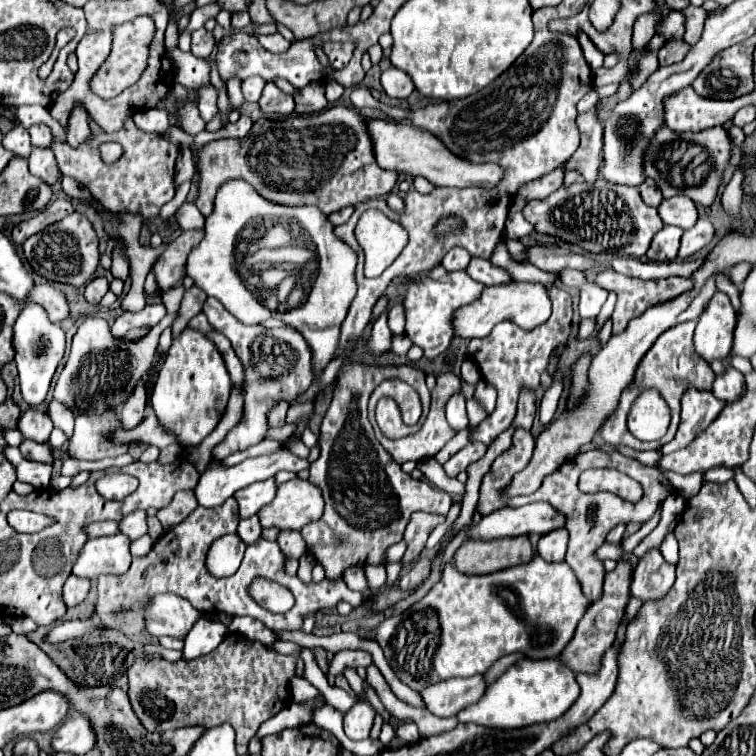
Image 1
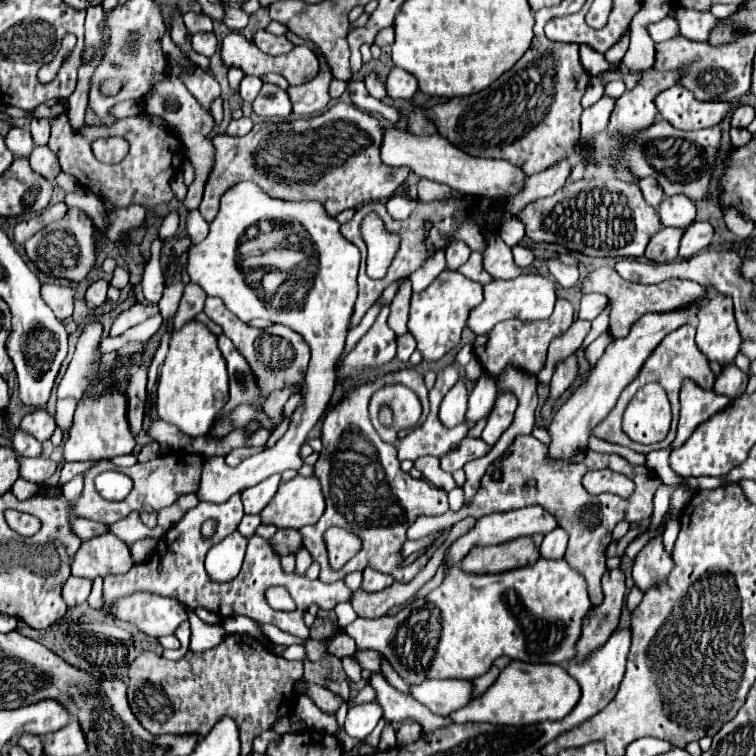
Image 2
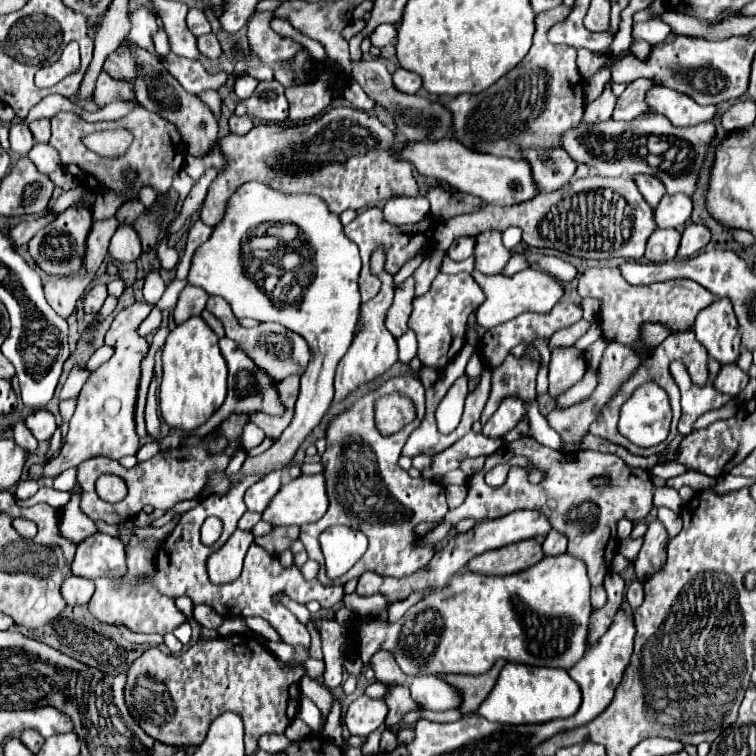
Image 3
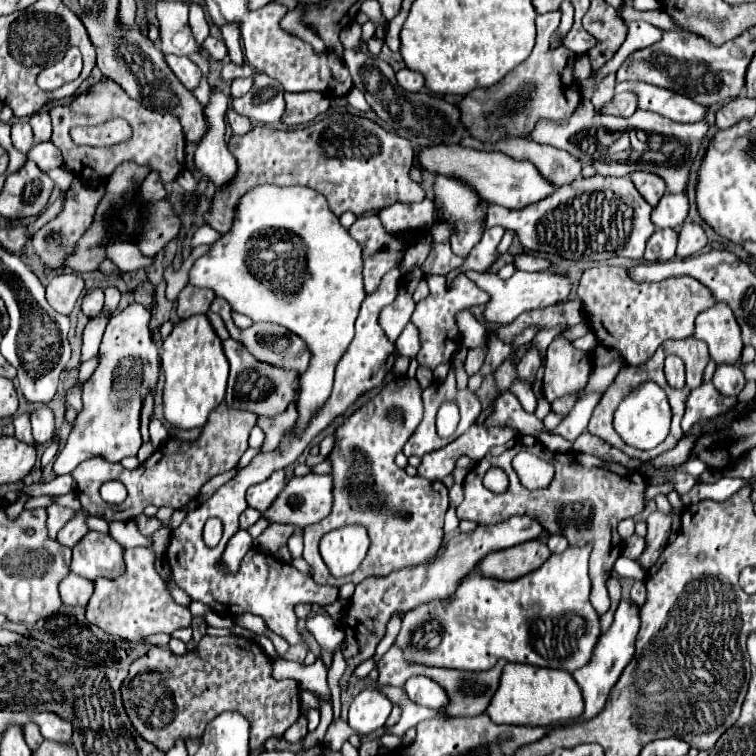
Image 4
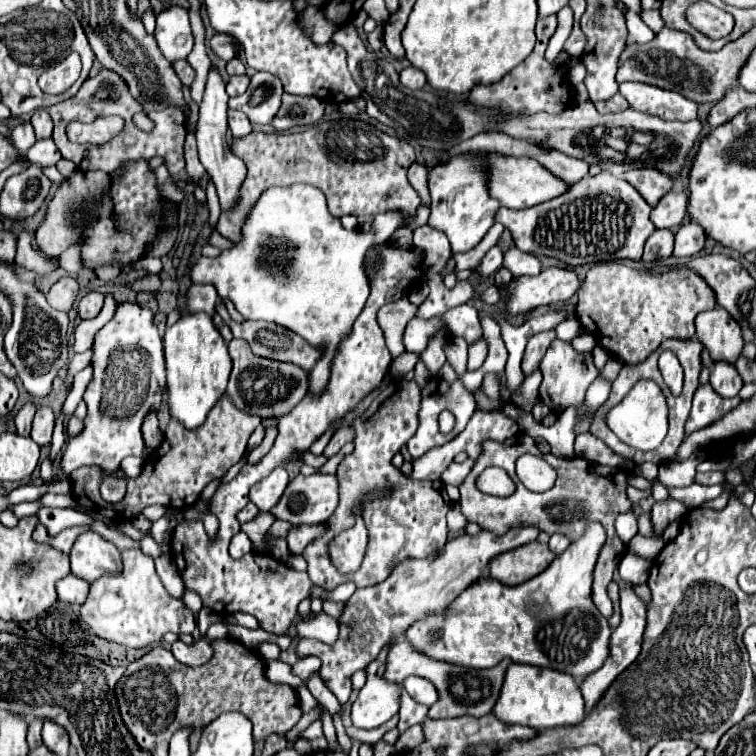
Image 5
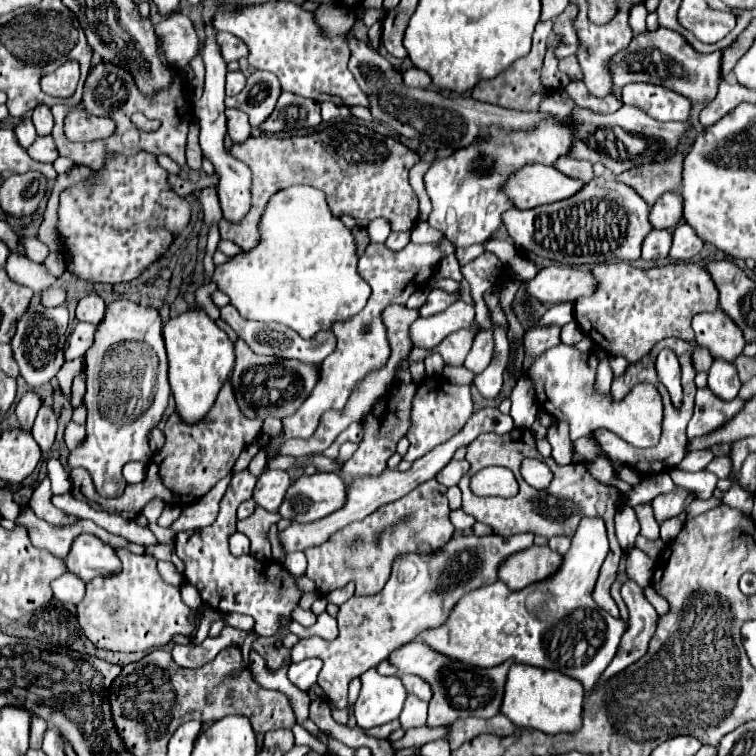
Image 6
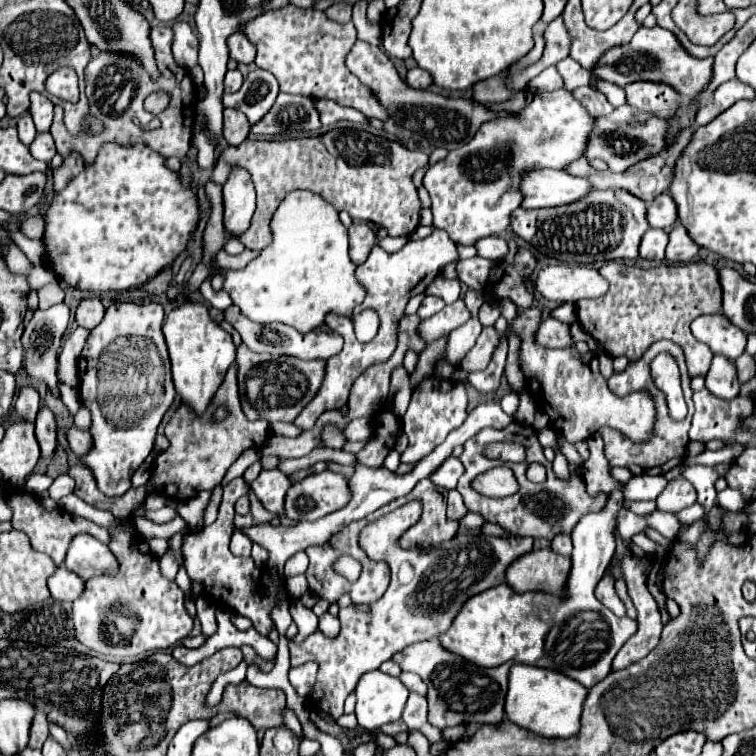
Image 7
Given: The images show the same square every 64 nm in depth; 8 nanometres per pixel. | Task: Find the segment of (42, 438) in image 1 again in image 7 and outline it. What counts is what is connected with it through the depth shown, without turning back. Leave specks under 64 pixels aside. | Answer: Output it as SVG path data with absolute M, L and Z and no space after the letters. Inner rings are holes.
M44 408L36 416L36 438L42 458L52 458L56 450L56 420L50 408Z

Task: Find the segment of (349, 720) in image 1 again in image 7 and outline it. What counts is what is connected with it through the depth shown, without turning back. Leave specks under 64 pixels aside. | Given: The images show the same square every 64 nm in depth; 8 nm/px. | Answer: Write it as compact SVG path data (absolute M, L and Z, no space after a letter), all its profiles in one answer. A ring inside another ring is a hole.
M380 670L368 672L356 686L356 718L366 730L376 730L402 716L408 690L400 678L388 676Z

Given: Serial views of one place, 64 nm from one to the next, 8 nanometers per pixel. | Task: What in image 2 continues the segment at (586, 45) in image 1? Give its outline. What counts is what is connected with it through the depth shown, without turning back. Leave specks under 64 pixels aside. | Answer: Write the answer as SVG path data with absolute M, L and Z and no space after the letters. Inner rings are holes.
M580 46L580 64L590 76L598 76L602 72L614 72L622 66L622 62L608 62L604 54L590 50L590 46Z

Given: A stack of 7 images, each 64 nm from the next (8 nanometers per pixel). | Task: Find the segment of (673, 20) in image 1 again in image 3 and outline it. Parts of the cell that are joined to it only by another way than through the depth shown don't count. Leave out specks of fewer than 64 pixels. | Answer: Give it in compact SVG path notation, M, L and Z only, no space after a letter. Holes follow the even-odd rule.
M646 20L646 22L636 22L632 26L632 38L634 40L644 40L650 46L662 42L670 34L670 26L660 22L660 20Z

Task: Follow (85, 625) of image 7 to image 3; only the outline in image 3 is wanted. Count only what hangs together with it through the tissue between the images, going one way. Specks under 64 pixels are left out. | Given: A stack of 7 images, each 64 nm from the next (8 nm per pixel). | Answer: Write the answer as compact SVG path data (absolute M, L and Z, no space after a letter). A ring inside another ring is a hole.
M136 542L126 552L128 572L122 580L108 580L108 578L96 578L96 592L92 600L88 602L90 614L104 624L112 626L124 626L130 632L142 632L142 634L168 634L180 624L186 622L186 616L182 610L176 608L174 598L162 596L152 586L152 568L156 566L156 552L144 546L142 542Z

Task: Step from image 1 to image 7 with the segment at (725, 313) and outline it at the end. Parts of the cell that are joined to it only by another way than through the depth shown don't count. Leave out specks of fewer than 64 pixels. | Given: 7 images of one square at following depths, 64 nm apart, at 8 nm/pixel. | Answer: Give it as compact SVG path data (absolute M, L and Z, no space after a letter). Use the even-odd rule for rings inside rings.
M722 314L698 316L692 322L692 334L714 354L726 356L730 360L736 360L746 348L746 334Z

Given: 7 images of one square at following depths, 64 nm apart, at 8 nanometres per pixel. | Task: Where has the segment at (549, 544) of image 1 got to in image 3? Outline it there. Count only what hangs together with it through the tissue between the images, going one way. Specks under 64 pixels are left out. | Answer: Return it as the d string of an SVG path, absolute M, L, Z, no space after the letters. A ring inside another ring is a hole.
M550 530L542 546L544 546L544 554L546 556L564 554L566 552L566 536L560 534L560 532L556 532L556 530Z

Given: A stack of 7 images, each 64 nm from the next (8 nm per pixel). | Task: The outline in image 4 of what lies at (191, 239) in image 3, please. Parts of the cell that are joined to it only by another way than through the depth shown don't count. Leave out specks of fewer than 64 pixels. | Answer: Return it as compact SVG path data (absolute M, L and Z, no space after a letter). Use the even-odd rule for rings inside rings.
M202 226L196 230L194 238L192 238L192 244L194 246L200 246L200 244L214 244L220 240L220 234L216 230L212 230L210 226Z

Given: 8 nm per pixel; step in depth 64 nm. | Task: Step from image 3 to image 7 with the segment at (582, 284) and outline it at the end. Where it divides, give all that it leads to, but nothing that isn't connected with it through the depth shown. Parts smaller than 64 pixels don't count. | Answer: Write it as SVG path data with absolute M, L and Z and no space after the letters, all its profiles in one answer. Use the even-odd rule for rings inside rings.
M610 260L600 268L600 274L610 282L608 294L576 302L576 312L584 330L598 340L606 354L612 358L626 356L632 362L642 358L654 342L672 340L682 346L690 376L704 376L708 372L714 354L692 336L690 324L702 314L722 312L722 286L714 266L706 262L690 262L674 266L662 264L658 268L642 270L638 266Z

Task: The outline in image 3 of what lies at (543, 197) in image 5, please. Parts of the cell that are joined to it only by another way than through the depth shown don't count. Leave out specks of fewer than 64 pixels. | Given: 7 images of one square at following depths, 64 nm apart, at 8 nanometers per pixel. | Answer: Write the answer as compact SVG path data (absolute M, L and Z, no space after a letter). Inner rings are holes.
M444 138L444 140L436 140L436 142L416 142L414 146L406 148L400 156L406 158L408 162L412 162L422 176L436 178L438 182L450 182L450 186L456 186L456 190L478 196L486 204L512 206L512 204L528 202L530 198L540 194L538 186L532 178L530 162L482 154L482 152L462 146L456 140Z

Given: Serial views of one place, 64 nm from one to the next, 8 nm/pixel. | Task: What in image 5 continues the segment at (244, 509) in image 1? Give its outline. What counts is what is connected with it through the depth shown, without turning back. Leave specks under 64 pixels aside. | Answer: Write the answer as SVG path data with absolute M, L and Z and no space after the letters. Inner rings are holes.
M278 466L278 468L272 470L272 474L268 474L266 478L262 478L262 482L256 482L252 486L250 500L262 512L268 512L268 510L272 510L278 504L278 500L280 500L284 488L288 486L288 482L290 482L288 472L284 470L284 466Z

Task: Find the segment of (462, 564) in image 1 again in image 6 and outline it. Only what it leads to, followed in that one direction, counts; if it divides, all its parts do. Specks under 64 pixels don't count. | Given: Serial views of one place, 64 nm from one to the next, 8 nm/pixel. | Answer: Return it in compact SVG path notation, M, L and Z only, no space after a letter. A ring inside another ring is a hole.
M532 546L520 554L512 554L500 566L500 580L510 590L522 590L534 582L542 582L558 572L562 556L548 546Z

